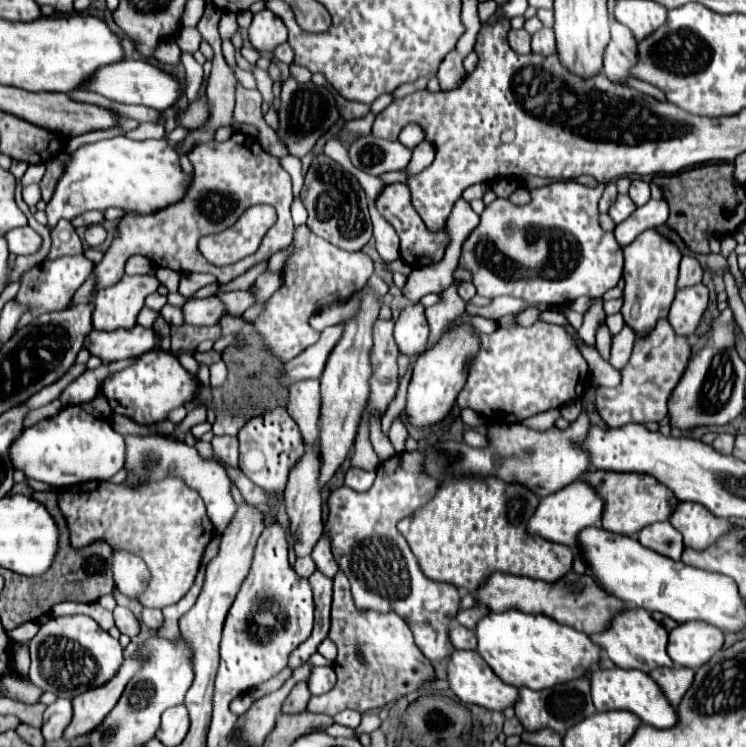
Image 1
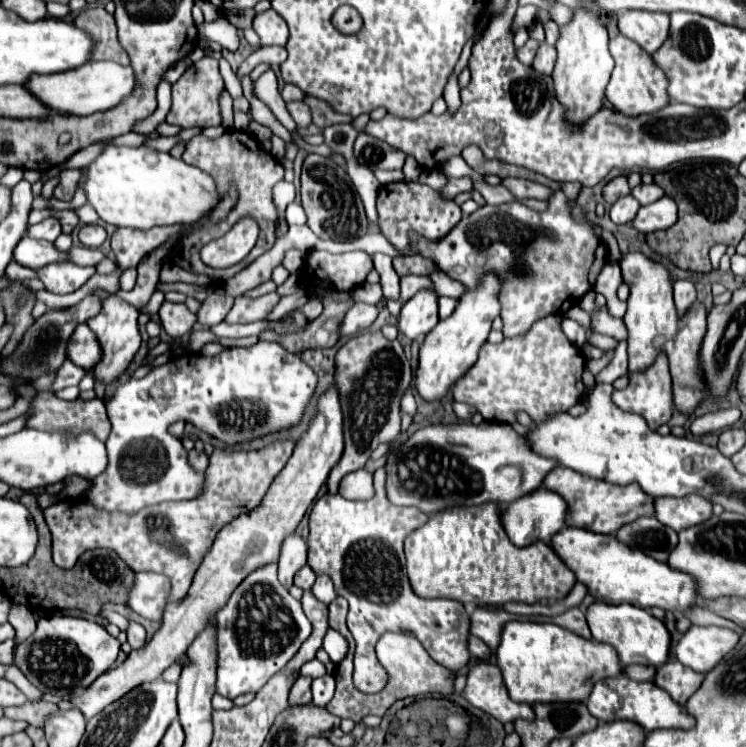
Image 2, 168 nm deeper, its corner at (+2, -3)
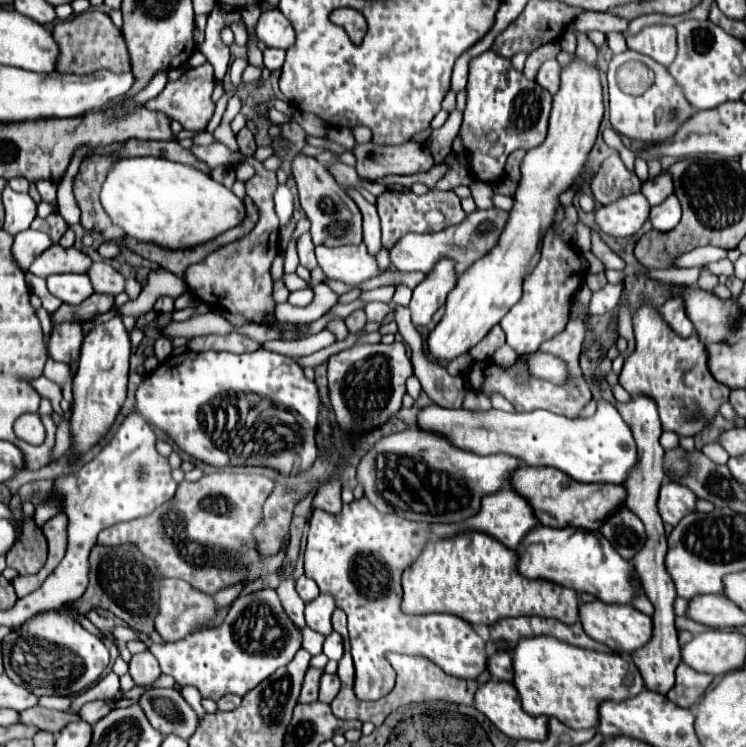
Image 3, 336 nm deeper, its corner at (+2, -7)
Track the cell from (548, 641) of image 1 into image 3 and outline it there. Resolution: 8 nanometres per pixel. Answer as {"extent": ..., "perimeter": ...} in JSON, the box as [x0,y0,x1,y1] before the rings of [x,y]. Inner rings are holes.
{"extent":[512,637,644,729],"perimeter":[[[554,637],[522,639],[512,651],[514,687],[528,715],[546,715],[564,721],[572,729],[598,727],[598,707],[604,701],[624,701],[644,689],[636,665],[616,653],[598,653],[562,643]]]}

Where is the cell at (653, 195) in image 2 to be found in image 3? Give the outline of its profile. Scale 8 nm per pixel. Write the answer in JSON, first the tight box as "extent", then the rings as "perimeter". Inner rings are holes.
{"extent":[642,171,672,205],"perimeter":[[[662,171],[660,175],[648,179],[642,185],[642,195],[650,201],[650,205],[662,203],[670,193],[672,193],[672,175],[668,171]]]}

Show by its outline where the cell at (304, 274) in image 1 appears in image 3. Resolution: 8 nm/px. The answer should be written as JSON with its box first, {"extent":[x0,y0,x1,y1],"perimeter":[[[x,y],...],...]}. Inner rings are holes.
{"extent":[316,243,380,285],"perimeter":[[[364,243],[342,247],[316,247],[316,257],[324,275],[336,275],[336,281],[342,281],[346,285],[360,285],[362,281],[380,275],[376,257],[368,253]]]}

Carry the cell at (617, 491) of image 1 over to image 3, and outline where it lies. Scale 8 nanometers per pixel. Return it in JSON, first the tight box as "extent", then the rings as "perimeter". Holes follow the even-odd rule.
{"extent":[510,467,626,531],"perimeter":[[[520,467],[512,473],[510,489],[518,491],[532,505],[538,523],[546,527],[576,527],[586,531],[598,531],[602,521],[624,505],[626,489],[612,483],[580,483],[566,473],[552,467]]]}

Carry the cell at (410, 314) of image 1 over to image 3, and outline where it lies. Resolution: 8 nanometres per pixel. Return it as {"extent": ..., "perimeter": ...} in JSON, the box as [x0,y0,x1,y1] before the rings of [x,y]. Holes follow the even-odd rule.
{"extent":[410,261,456,325],"perimeter":[[[444,261],[436,263],[436,269],[424,277],[424,281],[414,289],[410,311],[414,325],[428,325],[432,315],[446,303],[446,295],[456,285],[456,261]]]}

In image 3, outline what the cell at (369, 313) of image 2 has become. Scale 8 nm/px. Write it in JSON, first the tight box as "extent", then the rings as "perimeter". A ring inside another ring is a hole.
{"extent":[366,301,394,321],"perimeter":[[[372,301],[366,305],[366,315],[368,321],[382,321],[388,313],[394,313],[394,305],[392,303],[380,303],[380,301]]]}

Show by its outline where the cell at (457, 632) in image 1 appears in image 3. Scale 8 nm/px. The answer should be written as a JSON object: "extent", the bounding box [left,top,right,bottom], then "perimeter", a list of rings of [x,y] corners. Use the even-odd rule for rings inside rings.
{"extent":[488,651,512,683],"perimeter":[[[506,651],[490,653],[488,671],[492,673],[494,679],[510,683],[512,681],[512,657],[510,657],[510,653],[506,653]]]}

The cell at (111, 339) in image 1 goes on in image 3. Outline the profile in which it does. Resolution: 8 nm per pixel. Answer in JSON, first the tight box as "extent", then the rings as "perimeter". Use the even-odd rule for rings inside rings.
{"extent":[48,321,82,363],"perimeter":[[[64,321],[60,325],[54,325],[48,339],[48,353],[54,361],[70,363],[78,359],[82,345],[82,327],[80,323]]]}

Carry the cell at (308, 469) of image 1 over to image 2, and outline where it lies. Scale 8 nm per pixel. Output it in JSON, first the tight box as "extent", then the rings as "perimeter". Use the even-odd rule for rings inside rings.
{"extent":[278,533,308,587],"perimeter":[[[290,533],[284,539],[278,557],[278,579],[284,587],[292,585],[292,577],[300,567],[306,565],[306,557],[308,557],[308,541],[298,533]]]}

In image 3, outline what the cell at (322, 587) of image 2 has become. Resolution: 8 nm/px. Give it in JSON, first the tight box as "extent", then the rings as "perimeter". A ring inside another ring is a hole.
{"extent":[306,595,336,637],"perimeter":[[[318,595],[312,603],[306,605],[306,625],[308,625],[312,631],[316,631],[316,633],[328,637],[328,635],[332,633],[330,617],[332,617],[332,611],[334,611],[334,609],[336,609],[336,607],[334,607],[332,597],[328,597],[328,595]]]}

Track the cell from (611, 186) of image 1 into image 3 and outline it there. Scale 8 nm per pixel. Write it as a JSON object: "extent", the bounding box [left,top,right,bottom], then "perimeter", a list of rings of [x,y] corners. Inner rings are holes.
{"extent":[590,153,642,205],"perimeter":[[[612,153],[608,159],[602,161],[596,177],[590,183],[594,201],[606,205],[612,203],[624,195],[638,193],[642,181],[634,171],[628,171],[622,163],[618,153]]]}

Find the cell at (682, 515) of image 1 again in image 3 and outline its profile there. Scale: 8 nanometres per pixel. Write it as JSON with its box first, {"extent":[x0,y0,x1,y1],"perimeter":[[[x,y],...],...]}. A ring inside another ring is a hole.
{"extent":[658,481,696,527],"perimeter":[[[666,481],[660,489],[658,511],[662,521],[674,527],[684,515],[696,511],[696,495],[680,483]]]}

